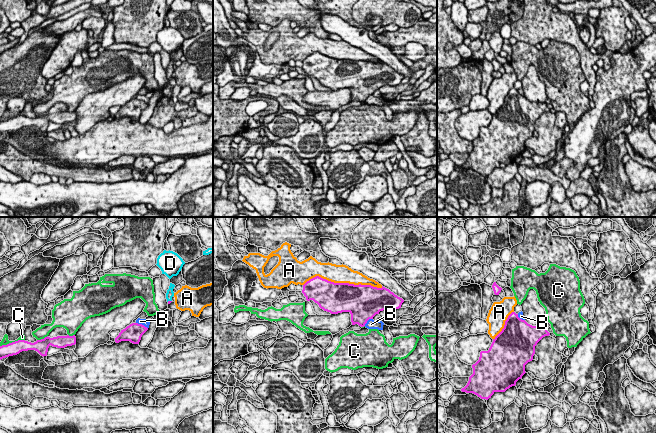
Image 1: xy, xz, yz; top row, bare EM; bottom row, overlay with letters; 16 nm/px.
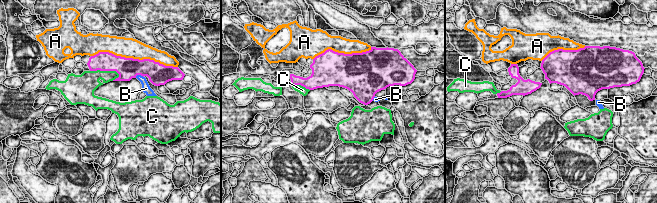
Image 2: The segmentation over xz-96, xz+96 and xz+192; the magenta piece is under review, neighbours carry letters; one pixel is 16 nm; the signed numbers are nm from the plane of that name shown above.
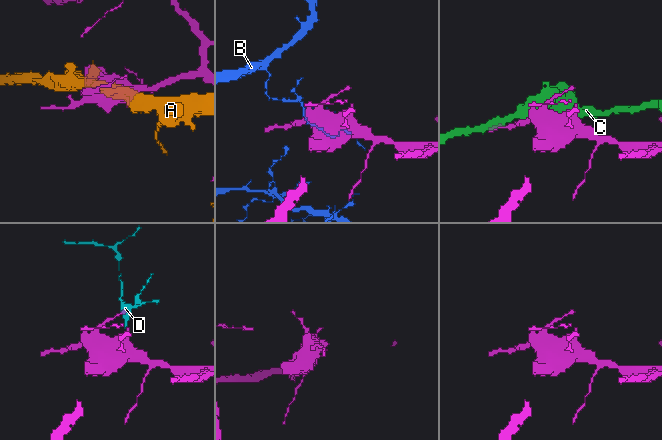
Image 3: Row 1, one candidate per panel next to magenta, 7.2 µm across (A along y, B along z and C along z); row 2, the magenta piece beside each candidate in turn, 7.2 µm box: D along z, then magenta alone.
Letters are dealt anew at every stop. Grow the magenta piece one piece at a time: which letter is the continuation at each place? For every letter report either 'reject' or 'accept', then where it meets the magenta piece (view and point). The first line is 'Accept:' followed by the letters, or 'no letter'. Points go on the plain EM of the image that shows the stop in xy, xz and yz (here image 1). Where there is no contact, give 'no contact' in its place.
Accept: D
A: reject; contact xz (343, 59)
B: reject; contact xy (142, 101)
C: reject; contact xy (12, 118)
D: accept; contact xy (169, 77)

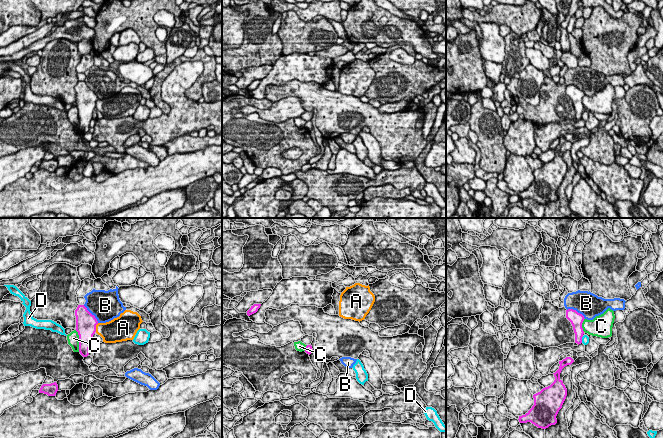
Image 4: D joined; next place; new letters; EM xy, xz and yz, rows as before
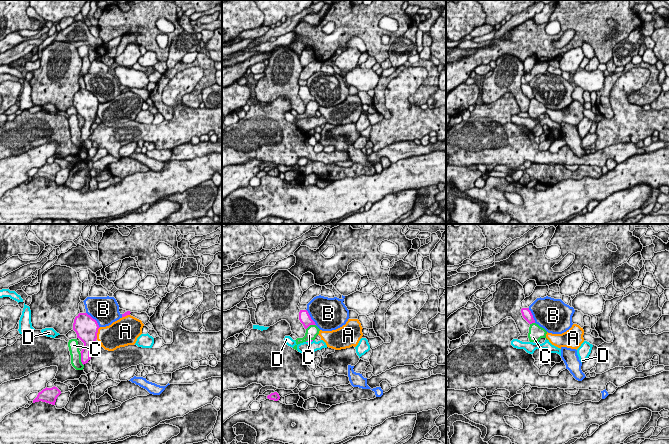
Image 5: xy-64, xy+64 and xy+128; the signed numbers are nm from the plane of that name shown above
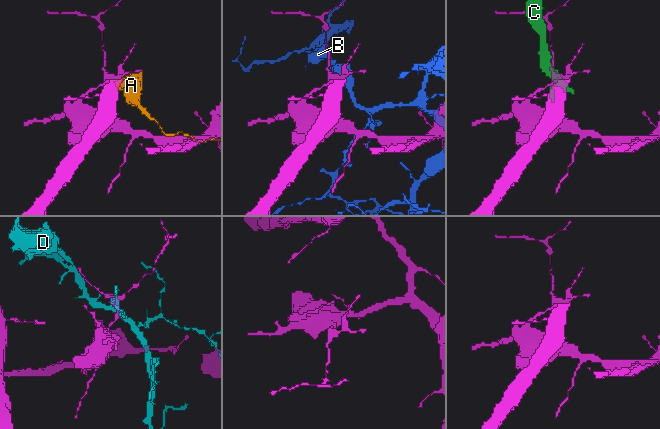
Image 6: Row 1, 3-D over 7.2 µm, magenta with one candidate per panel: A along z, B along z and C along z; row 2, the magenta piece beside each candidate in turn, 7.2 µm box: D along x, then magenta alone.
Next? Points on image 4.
Accept: no letter
A: reject; contact xy (95, 103)
B: reject; contact yz (575, 86)
C: reject; contact xy (79, 117)
D: reject; contact yz (581, 115)

